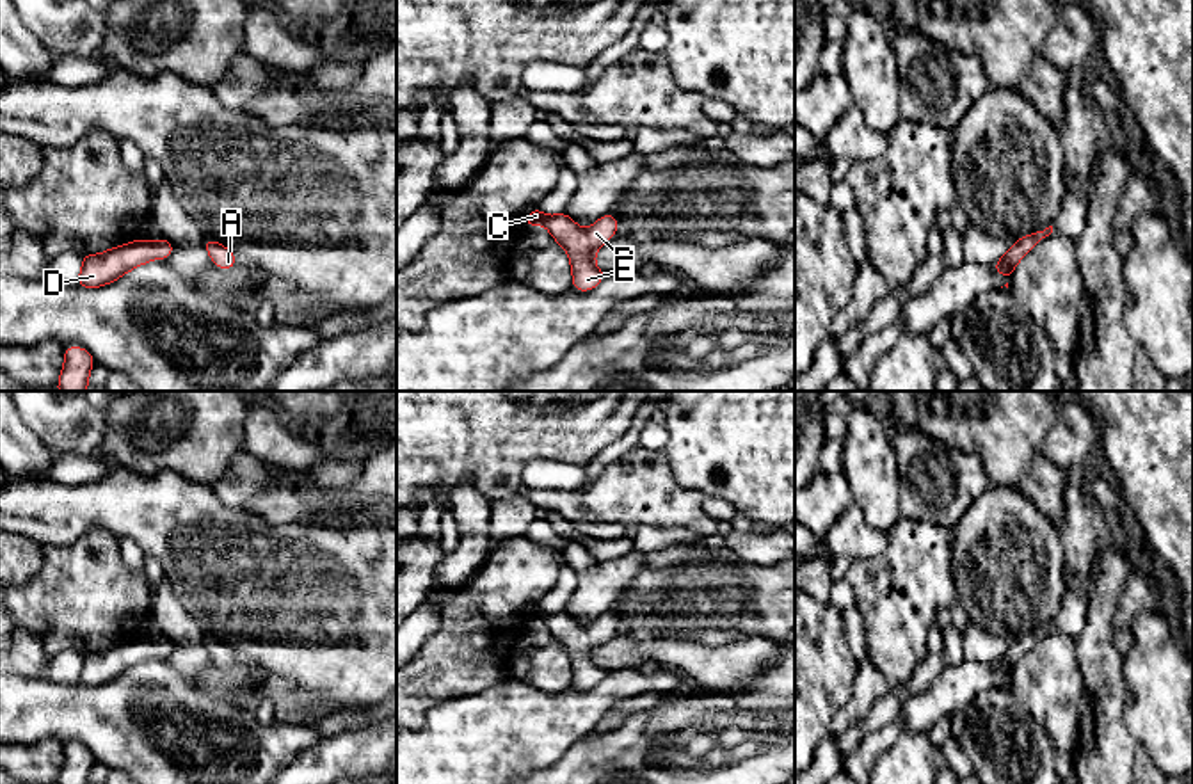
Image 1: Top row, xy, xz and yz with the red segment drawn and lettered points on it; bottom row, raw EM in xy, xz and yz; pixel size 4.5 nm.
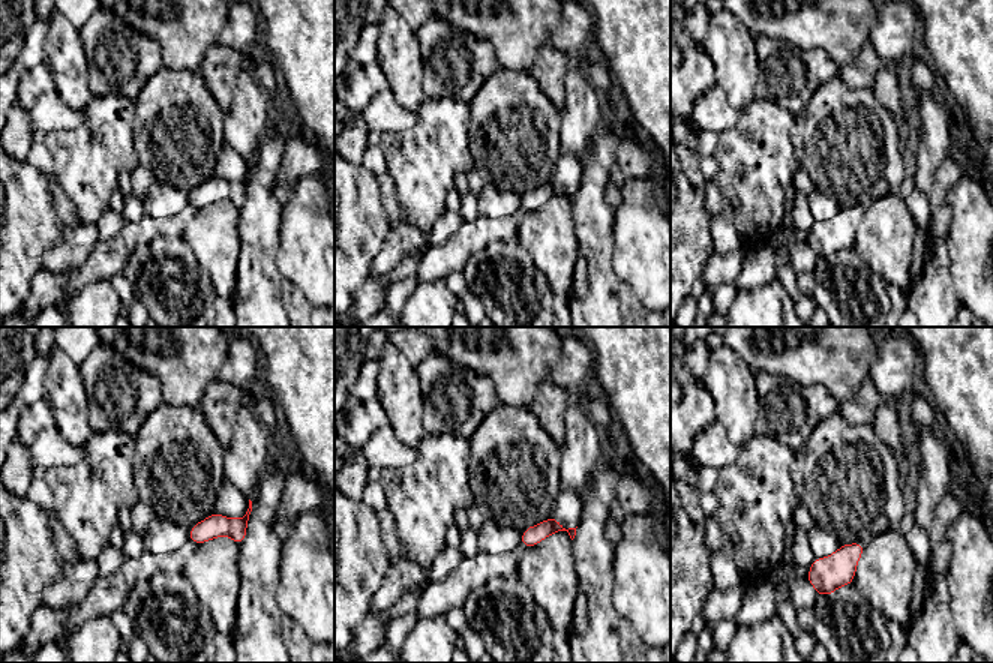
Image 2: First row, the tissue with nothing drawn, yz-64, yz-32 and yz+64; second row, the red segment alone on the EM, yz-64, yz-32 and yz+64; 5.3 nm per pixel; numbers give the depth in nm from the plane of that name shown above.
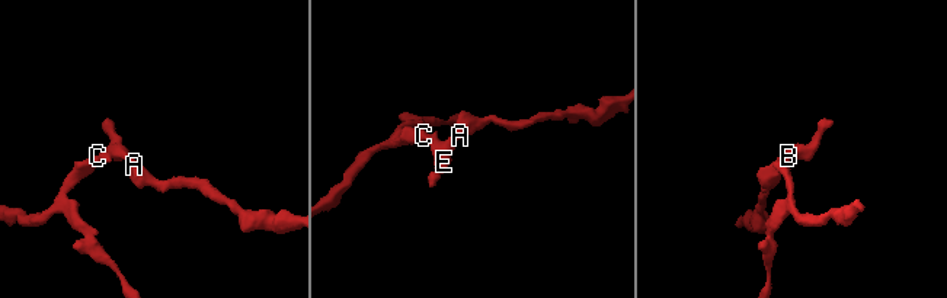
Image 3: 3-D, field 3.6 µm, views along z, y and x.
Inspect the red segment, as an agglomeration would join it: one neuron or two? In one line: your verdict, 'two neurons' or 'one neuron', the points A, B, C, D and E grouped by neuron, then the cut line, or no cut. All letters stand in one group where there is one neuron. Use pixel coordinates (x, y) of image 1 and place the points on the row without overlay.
one neuron | A B C D E | no cut

